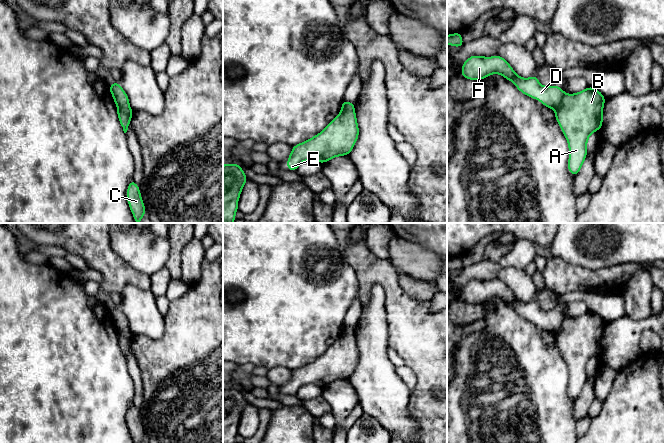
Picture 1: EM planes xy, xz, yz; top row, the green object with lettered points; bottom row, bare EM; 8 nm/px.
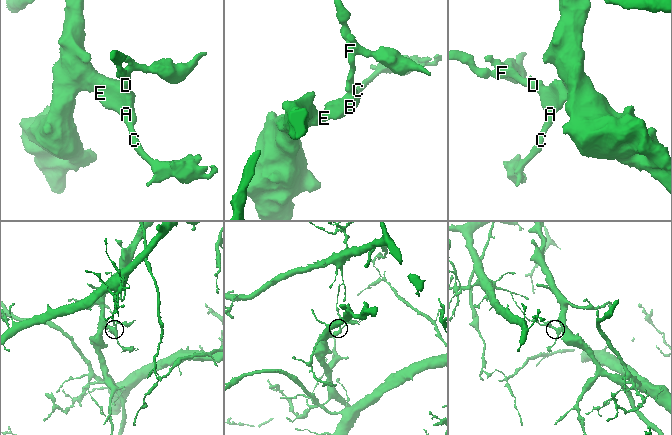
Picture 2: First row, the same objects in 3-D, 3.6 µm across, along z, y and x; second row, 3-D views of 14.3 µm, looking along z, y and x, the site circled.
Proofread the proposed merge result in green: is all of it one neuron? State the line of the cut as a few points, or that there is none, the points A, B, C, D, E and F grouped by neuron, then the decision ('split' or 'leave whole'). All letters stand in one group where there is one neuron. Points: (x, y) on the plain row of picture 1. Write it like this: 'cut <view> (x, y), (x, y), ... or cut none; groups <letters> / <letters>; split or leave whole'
cut yz (565, 317), (555, 334); groups A B C E / D F; split

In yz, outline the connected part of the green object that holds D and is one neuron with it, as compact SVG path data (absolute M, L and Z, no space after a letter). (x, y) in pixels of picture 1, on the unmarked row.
M472 279L462 288L461 300L468 304L483 304L491 298L495 297L500 298L505 303L513 306L516 312L526 320L539 324L542 327L542 329L553 334L556 334L559 331L565 318L565 316L558 309L542 310L536 299L533 299L527 303L520 301L513 294L510 288L499 279L495 279L492 281Z

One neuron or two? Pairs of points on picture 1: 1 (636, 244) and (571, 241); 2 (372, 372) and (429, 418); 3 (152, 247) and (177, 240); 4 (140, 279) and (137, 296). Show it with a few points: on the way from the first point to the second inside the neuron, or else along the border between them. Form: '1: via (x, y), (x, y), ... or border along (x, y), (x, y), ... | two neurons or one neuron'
1: via (620, 238), (595, 238), (587, 240) | one neuron
2: border along (410, 391), (409, 413), (418, 423) | two neurons
3: border along (168, 237), (169, 256), (164, 266) | two neurons
4: border along (149, 289), (141, 289), (128, 284), (120, 293) | two neurons

